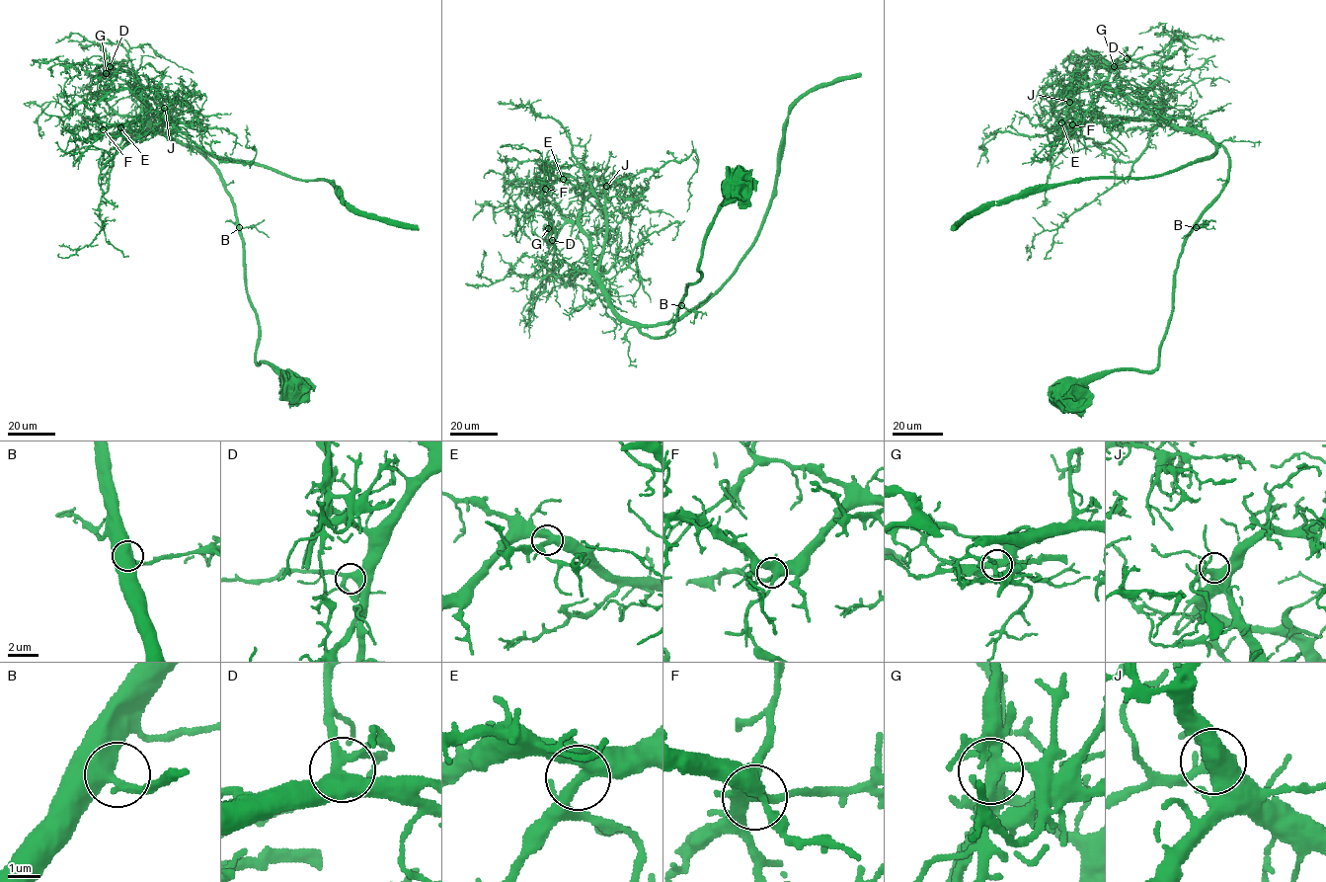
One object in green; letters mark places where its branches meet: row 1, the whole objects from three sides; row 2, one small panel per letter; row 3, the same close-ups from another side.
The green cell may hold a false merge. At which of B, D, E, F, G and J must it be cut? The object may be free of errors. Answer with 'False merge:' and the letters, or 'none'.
False merge: G

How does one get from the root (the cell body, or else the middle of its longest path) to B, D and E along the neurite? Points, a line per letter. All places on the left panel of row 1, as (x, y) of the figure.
B: (295, 386), (269, 362), (256, 361), (259, 325), (247, 290), (244, 241), (239, 227)
D: (295, 386), (256, 361), (244, 241), (221, 174), (153, 124), (135, 79), (110, 66)
E: (295, 386), (256, 361), (244, 241), (221, 174), (150, 121), (139, 91), (140, 112), (120, 127)

